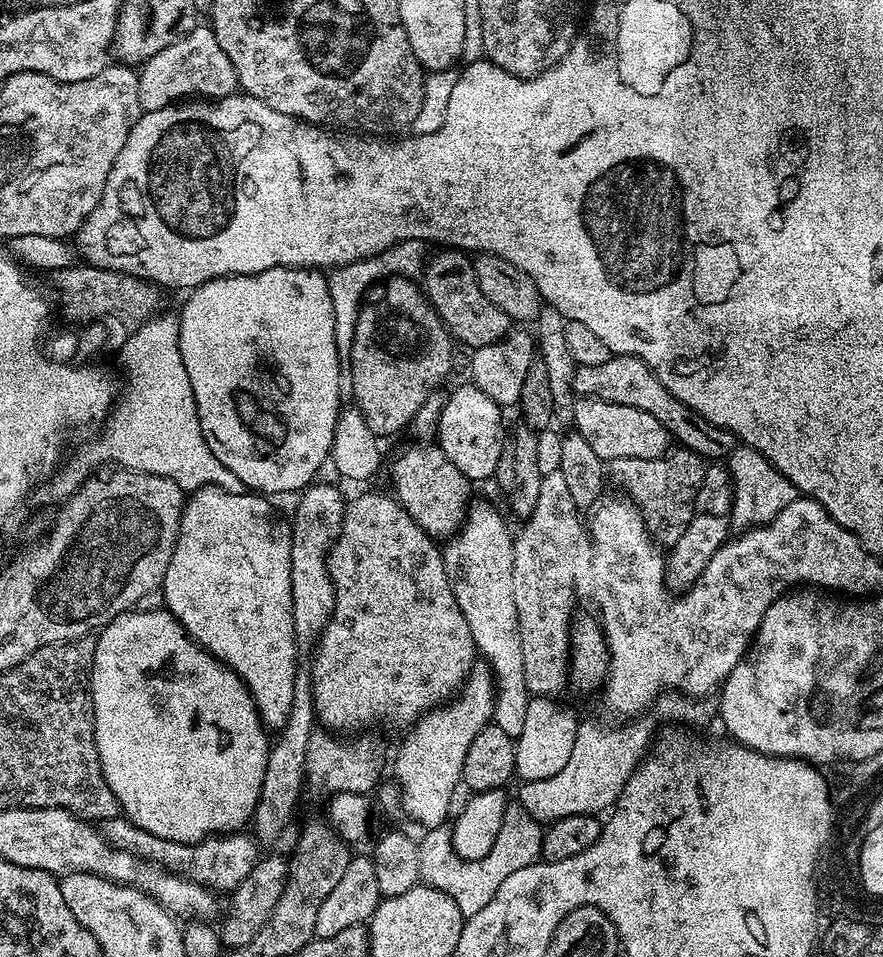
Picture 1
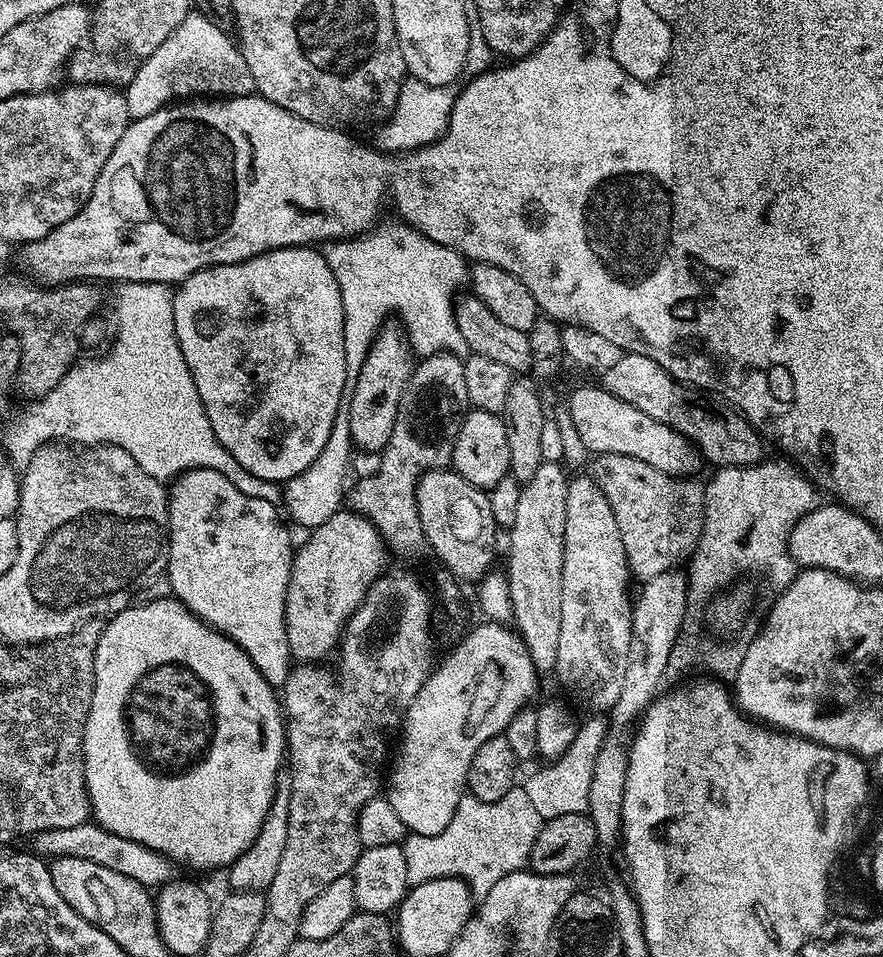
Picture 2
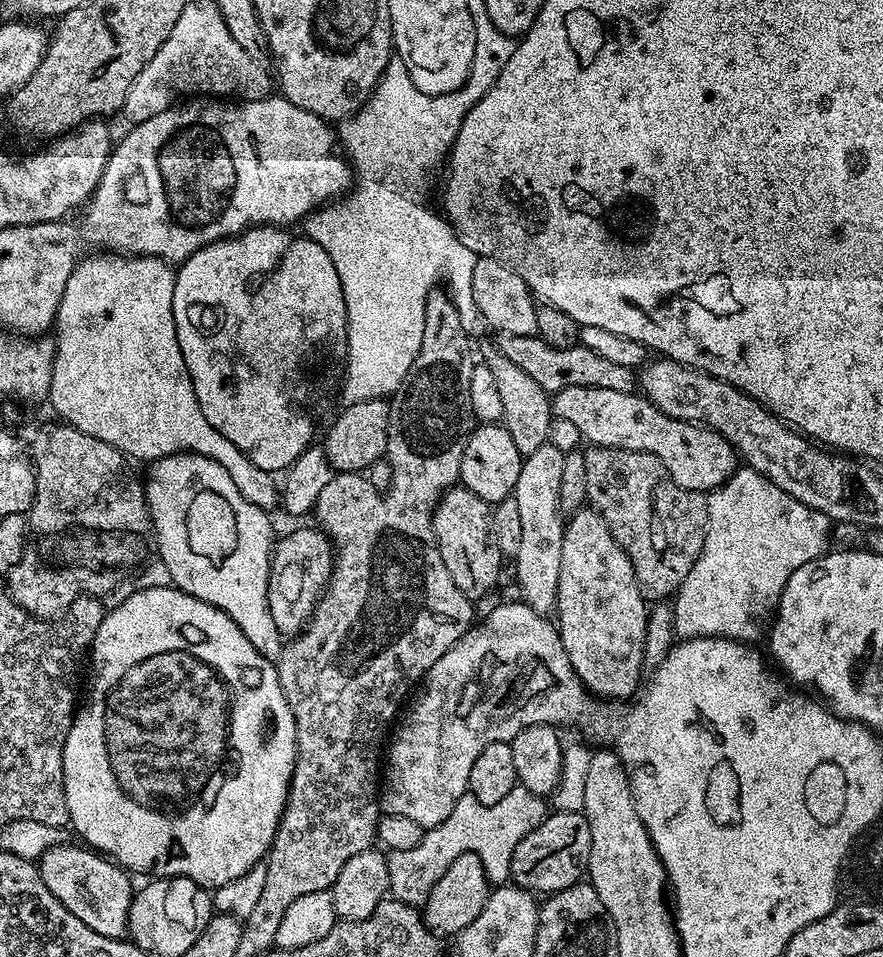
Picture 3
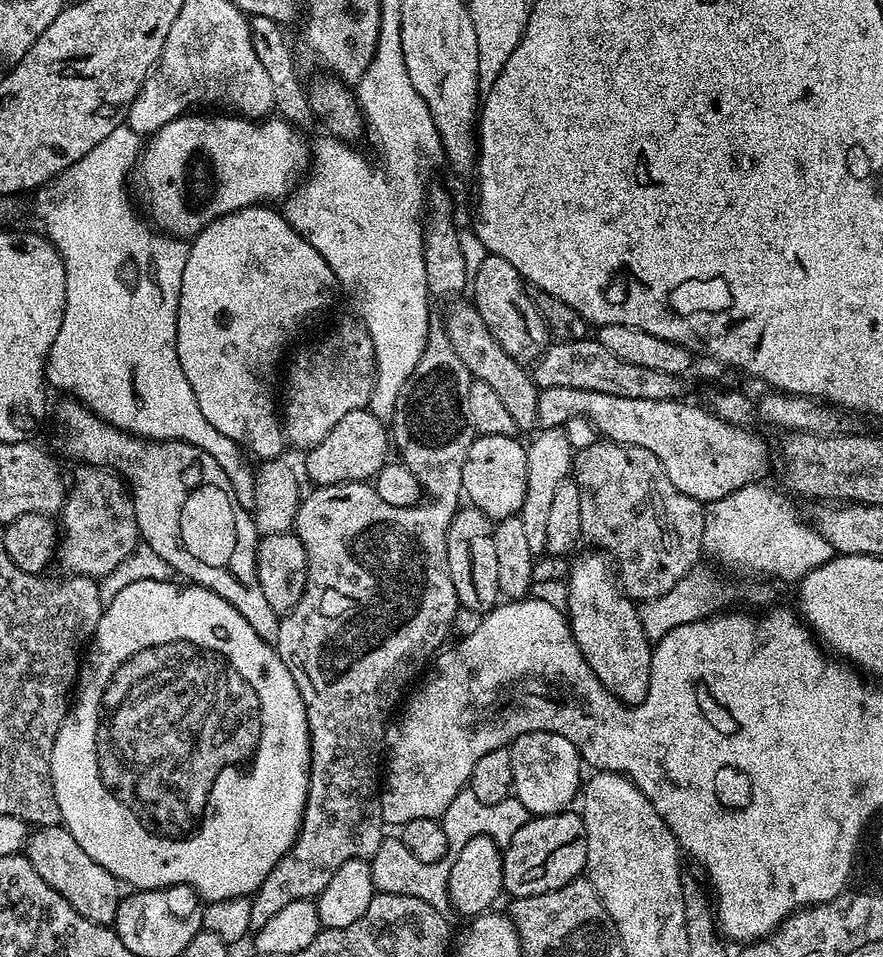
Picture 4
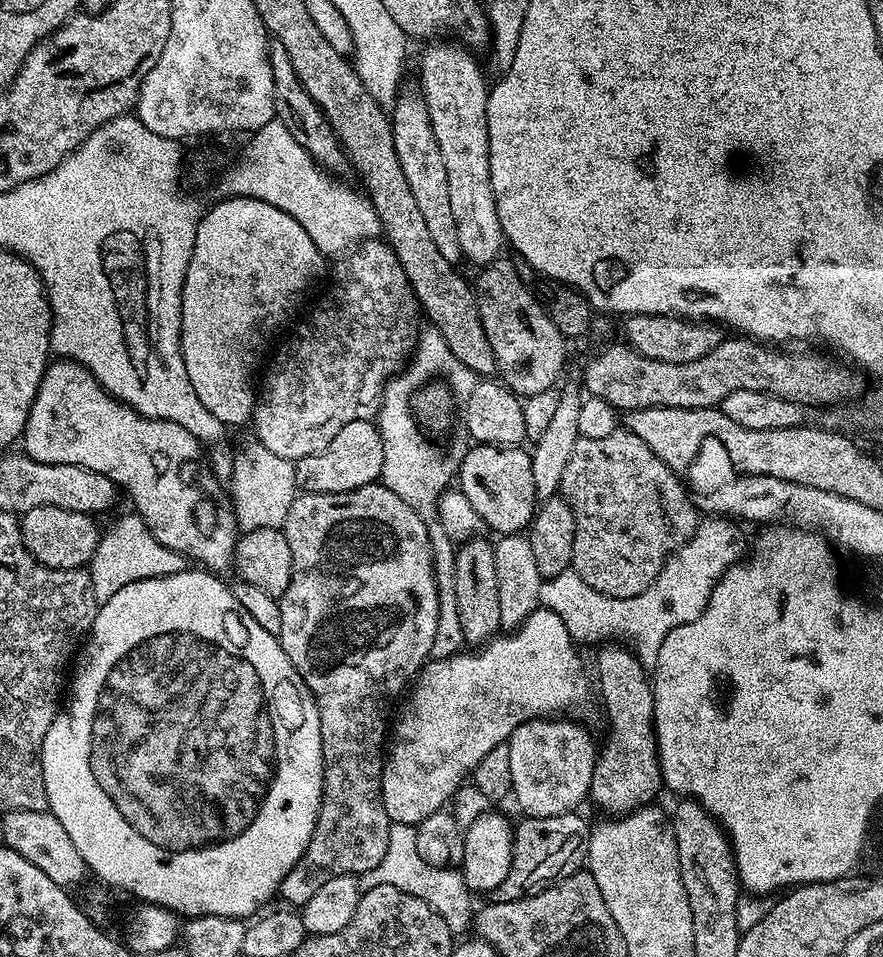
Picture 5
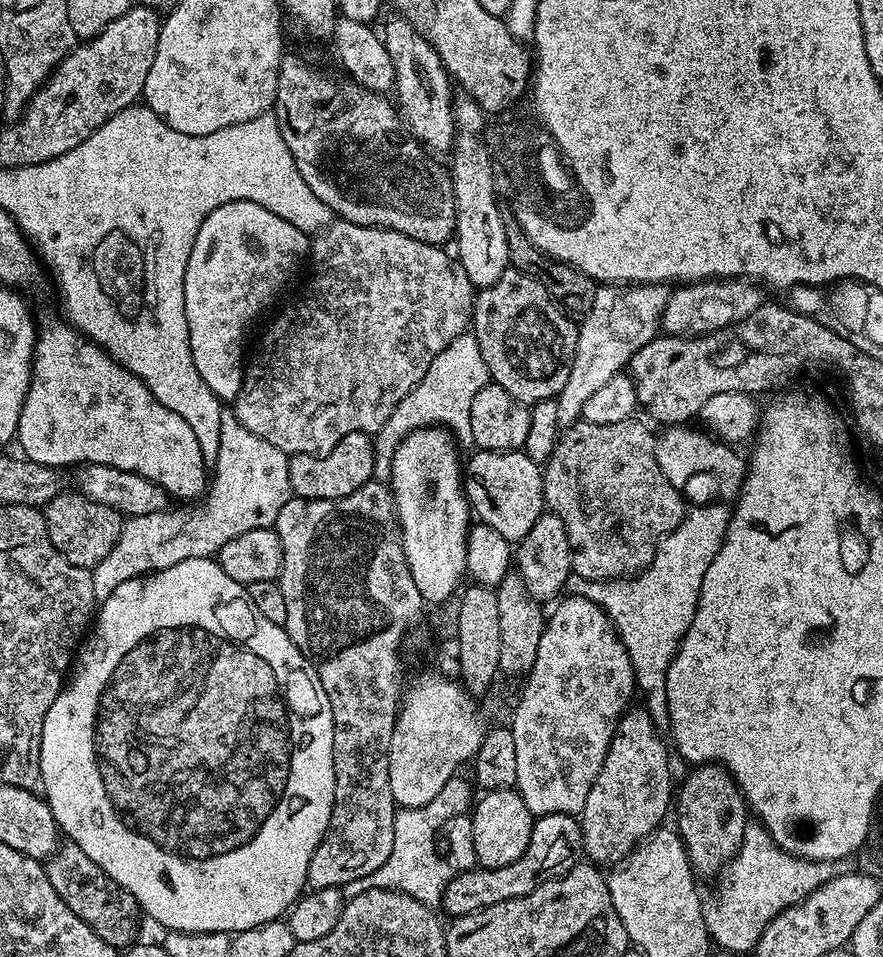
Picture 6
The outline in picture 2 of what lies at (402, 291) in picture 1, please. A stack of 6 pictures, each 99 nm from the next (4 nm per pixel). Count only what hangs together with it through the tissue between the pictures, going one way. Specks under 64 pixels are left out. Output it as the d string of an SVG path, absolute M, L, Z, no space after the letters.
M388 322L376 333L374 342L366 354L366 362L351 385L348 412L348 428L353 445L360 452L381 453L390 442L390 430L398 418L398 406L404 386L412 377L414 353L407 335L399 323Z

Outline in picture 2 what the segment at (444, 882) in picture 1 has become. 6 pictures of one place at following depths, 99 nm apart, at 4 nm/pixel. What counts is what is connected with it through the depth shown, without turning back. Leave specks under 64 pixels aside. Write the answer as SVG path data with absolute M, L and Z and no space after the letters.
M513 786L498 802L482 802L471 794L461 796L458 802L458 810L454 810L454 818L450 818L450 826L442 830L442 834L430 834L429 836L409 835L403 841L402 847L406 854L406 878L409 885L421 884L434 878L446 878L457 876L468 883L473 897L482 898L490 894L494 882L506 878L506 874L528 868L530 850L534 850L534 842L538 838L542 827L542 819L537 810L534 810L529 795L522 786Z

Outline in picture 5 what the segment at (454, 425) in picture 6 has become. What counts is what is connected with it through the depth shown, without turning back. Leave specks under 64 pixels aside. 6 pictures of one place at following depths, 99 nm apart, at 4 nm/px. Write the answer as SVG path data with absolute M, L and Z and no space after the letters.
M428 326L421 331L416 341L410 367L393 375L384 387L384 402L378 413L378 427L382 438L382 470L379 483L394 494L398 494L398 498L402 498L405 506L425 518L435 513L437 500L457 479L460 463L464 461L464 453L470 447L467 439L456 440L448 456L443 457L424 441L425 433L412 413L412 396L420 385L429 383L433 378L446 378L448 387L457 398L466 398L472 393L478 379L474 370L462 366L462 362L458 362L458 358L450 354L446 338L442 338L442 334L436 328Z

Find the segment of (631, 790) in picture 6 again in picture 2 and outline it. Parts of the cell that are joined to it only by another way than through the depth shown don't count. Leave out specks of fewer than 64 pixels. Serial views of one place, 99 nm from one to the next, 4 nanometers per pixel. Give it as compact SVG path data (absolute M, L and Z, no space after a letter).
M576 474L571 477L566 486L566 526L564 527L564 549L562 550L562 586L560 587L560 629L558 630L558 654L554 676L560 679L560 684L580 704L589 708L589 713L604 714L618 702L618 694L622 694L624 671L628 665L628 656L632 653L632 605L633 597L628 596L628 559L622 546L622 534L618 534L618 522L614 522L614 510L610 510L610 502L606 502L606 494L598 490L598 482L594 482L591 474Z

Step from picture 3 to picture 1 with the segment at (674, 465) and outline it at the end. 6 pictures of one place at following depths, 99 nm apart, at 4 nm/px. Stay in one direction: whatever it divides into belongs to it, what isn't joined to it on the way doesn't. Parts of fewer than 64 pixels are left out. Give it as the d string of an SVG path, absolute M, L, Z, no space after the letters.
M580 398L574 406L572 424L575 431L590 442L594 454L605 462L618 458L658 458L670 448L670 437L662 422L658 422L658 418L650 418L646 410L637 410L635 406L618 406L618 402Z

